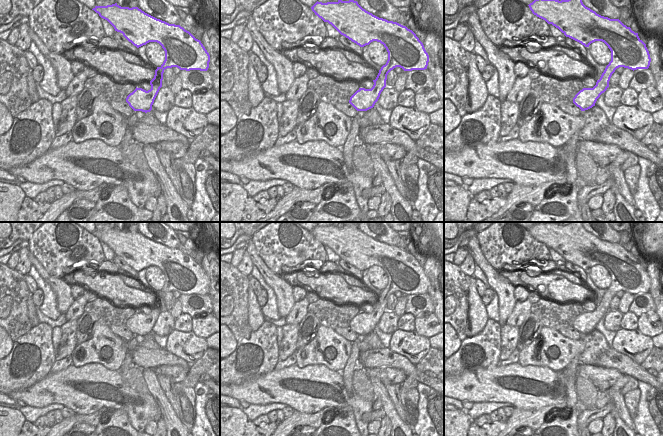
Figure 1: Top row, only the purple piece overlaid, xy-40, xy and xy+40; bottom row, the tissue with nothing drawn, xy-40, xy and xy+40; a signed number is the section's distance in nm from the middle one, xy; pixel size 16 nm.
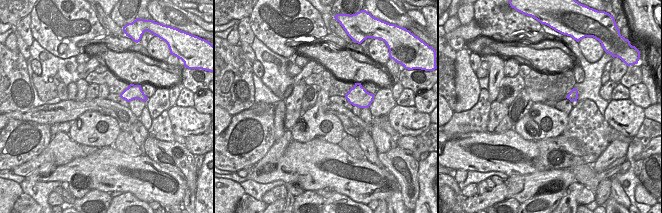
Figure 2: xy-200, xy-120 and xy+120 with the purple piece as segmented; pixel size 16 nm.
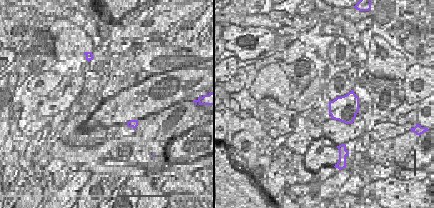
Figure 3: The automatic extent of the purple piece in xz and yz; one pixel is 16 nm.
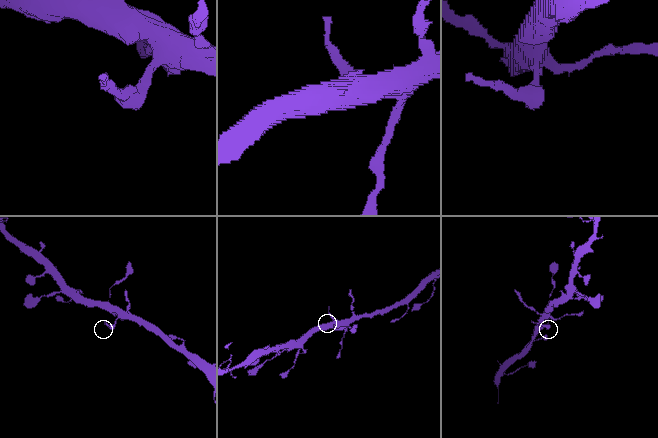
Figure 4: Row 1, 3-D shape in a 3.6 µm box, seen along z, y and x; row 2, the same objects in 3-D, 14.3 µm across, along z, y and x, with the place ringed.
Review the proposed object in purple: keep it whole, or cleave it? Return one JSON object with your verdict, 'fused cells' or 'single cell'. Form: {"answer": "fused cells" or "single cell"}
{"answer": "single cell"}

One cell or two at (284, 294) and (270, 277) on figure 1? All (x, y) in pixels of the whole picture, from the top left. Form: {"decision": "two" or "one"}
{"decision": "one"}

